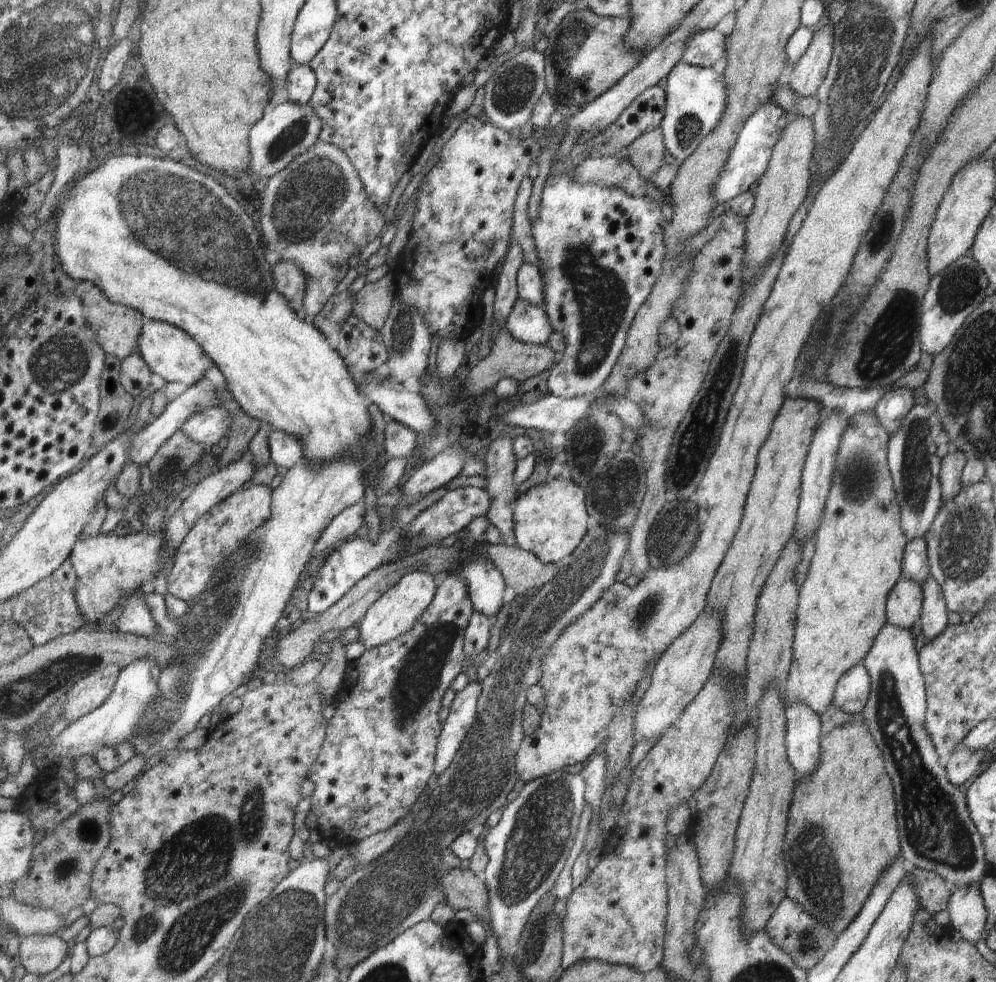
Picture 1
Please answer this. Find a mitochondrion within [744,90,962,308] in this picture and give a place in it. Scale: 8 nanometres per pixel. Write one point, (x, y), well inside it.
(882, 232)

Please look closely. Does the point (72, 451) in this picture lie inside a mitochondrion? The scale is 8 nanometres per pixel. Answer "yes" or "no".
no

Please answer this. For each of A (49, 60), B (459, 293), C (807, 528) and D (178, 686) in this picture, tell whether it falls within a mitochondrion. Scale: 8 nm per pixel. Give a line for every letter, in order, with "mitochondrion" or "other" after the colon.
A: mitochondrion
B: other
C: other
D: mitochondrion

